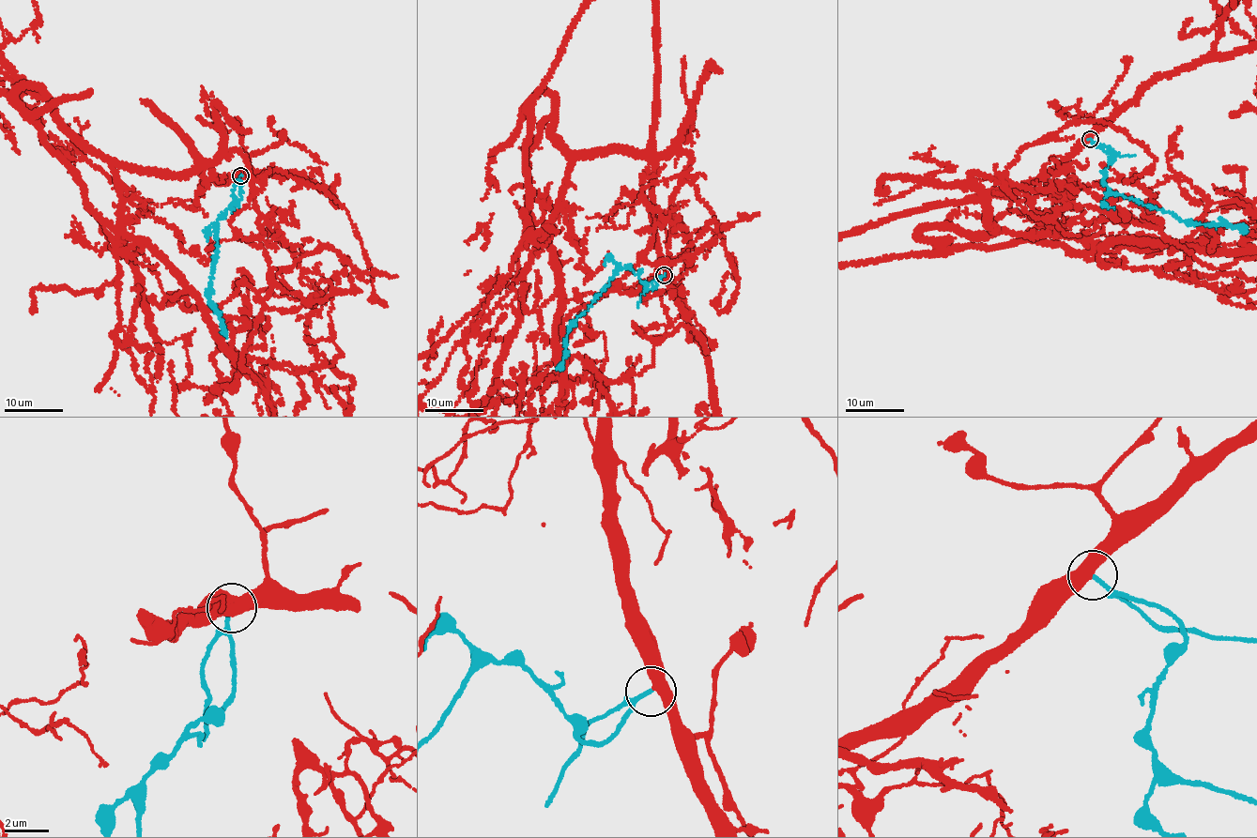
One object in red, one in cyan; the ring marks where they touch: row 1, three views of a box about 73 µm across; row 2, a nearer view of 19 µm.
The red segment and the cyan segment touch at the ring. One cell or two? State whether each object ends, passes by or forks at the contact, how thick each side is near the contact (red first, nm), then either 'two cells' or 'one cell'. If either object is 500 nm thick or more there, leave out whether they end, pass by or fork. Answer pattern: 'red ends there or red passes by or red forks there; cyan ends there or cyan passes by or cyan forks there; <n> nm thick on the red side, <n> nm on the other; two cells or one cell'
500 nm thick on the red side, 180 nm on the other; one cell

